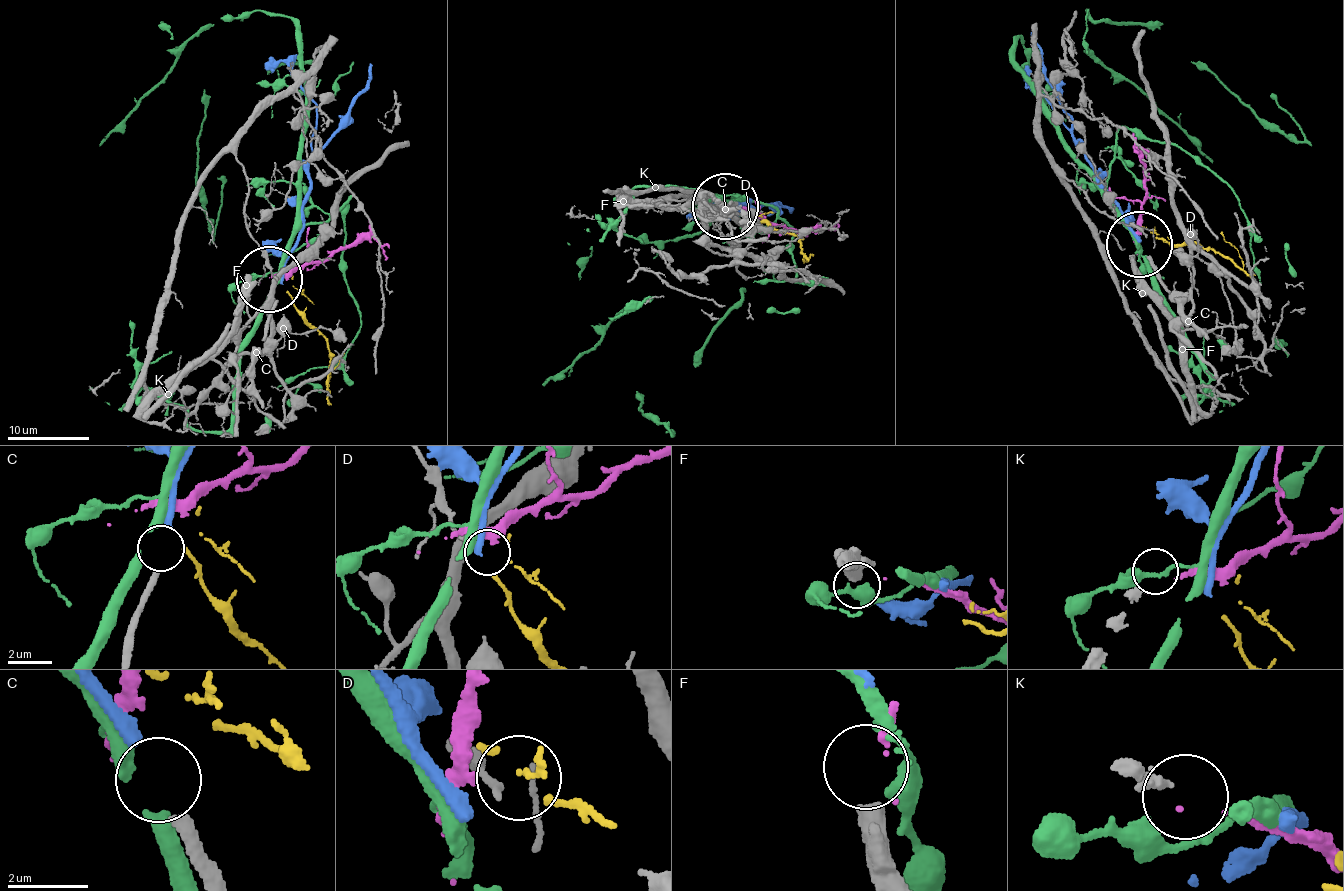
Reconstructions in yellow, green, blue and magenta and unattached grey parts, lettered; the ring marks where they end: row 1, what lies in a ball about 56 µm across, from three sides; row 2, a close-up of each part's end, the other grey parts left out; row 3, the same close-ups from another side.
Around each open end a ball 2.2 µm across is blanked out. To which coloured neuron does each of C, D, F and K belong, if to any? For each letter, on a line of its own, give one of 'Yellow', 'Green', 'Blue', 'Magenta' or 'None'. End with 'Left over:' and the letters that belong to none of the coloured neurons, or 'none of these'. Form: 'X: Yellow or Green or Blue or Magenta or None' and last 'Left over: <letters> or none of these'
C: Blue
D: Yellow
F: None
K: None
Left over: F, K

